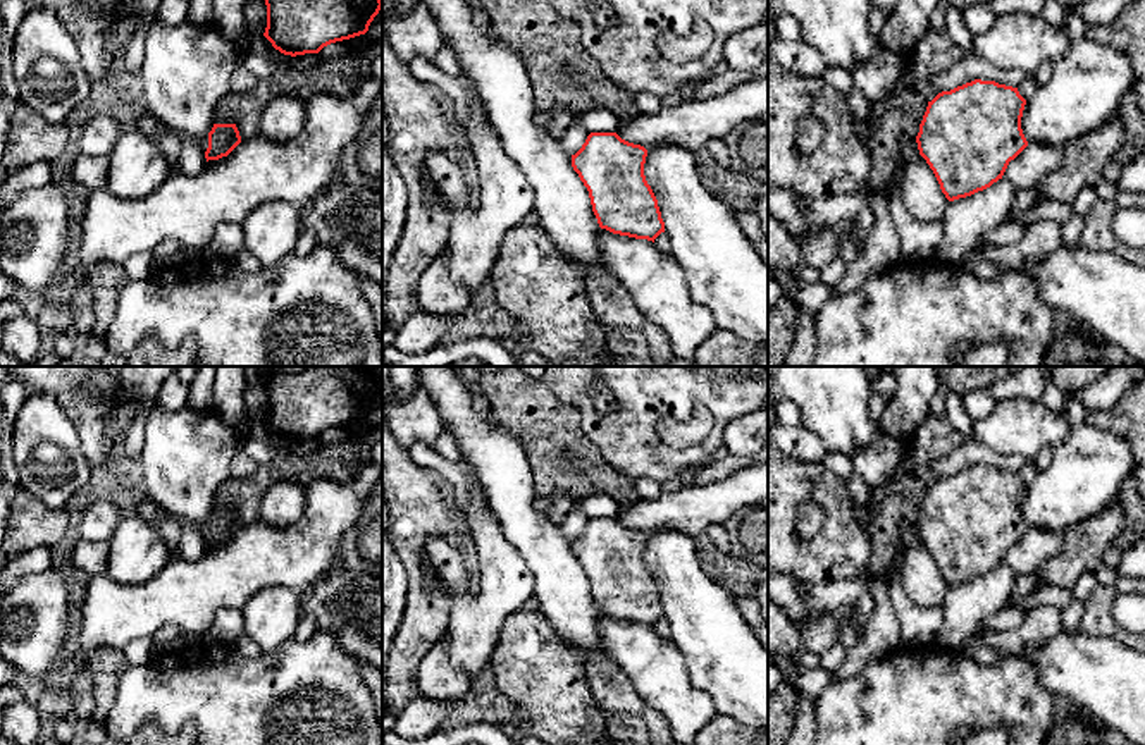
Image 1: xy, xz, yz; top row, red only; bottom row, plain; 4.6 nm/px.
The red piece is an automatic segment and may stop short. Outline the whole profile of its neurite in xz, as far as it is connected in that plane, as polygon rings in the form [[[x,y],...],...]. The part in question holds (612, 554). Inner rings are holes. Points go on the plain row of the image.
[[[591,518],[572,540],[601,614],[653,626],[665,618],[658,585],[646,566],[647,535],[616,518]]]

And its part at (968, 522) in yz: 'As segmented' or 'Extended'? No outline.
As segmented

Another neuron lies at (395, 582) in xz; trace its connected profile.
[[[382,489],[382,712],[386,707],[386,669],[406,606],[406,570],[389,535],[389,506]]]

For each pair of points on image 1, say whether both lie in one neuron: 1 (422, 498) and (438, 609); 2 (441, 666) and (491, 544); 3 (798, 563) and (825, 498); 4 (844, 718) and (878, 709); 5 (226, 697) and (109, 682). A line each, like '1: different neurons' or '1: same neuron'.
1: same neuron
2: different neurons
3: same neuron
4: same neuron
5: different neurons

